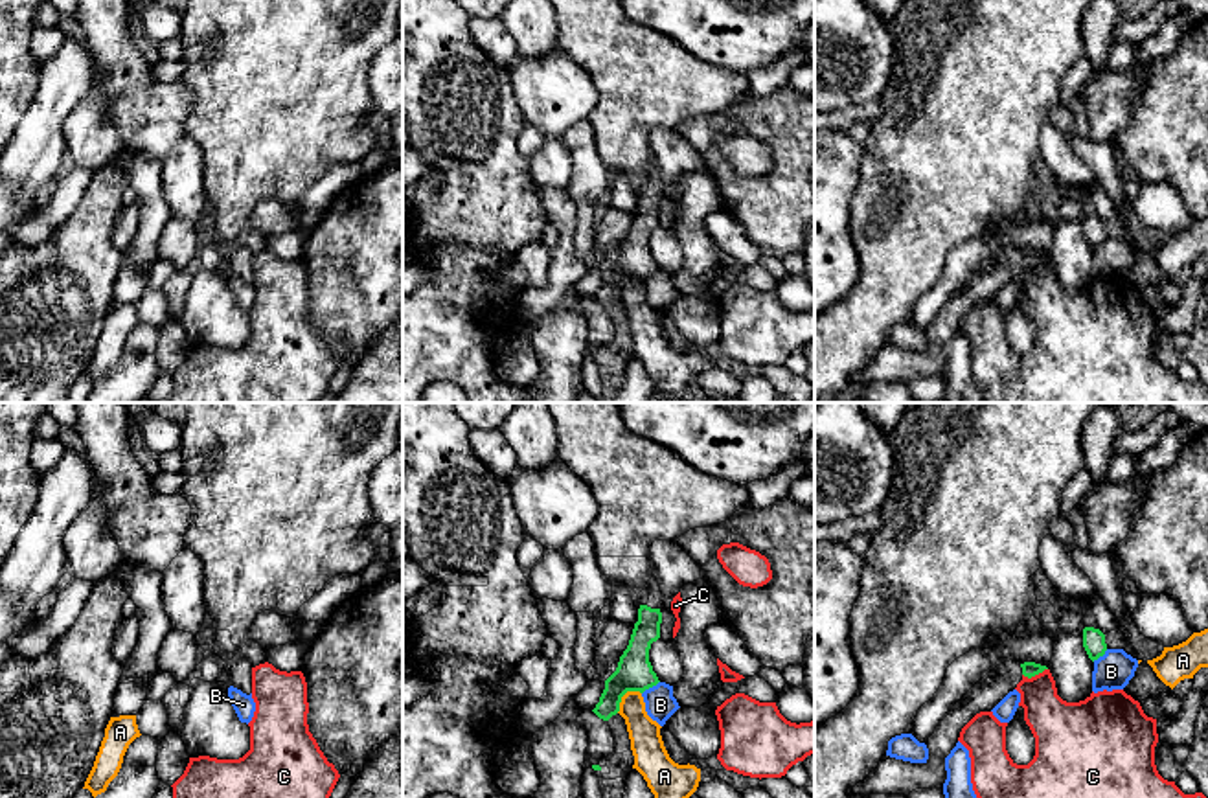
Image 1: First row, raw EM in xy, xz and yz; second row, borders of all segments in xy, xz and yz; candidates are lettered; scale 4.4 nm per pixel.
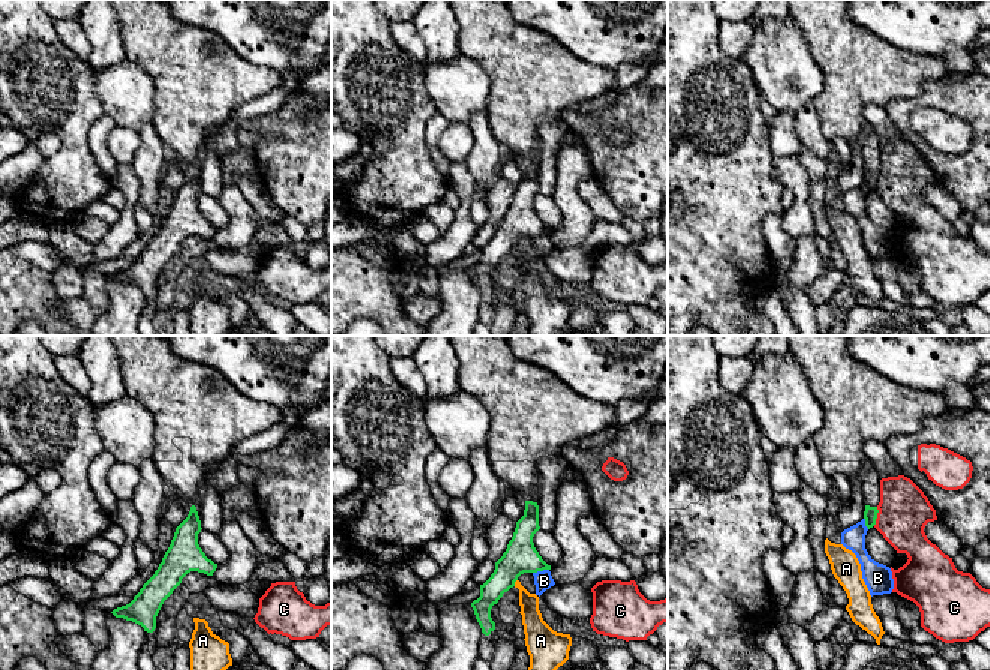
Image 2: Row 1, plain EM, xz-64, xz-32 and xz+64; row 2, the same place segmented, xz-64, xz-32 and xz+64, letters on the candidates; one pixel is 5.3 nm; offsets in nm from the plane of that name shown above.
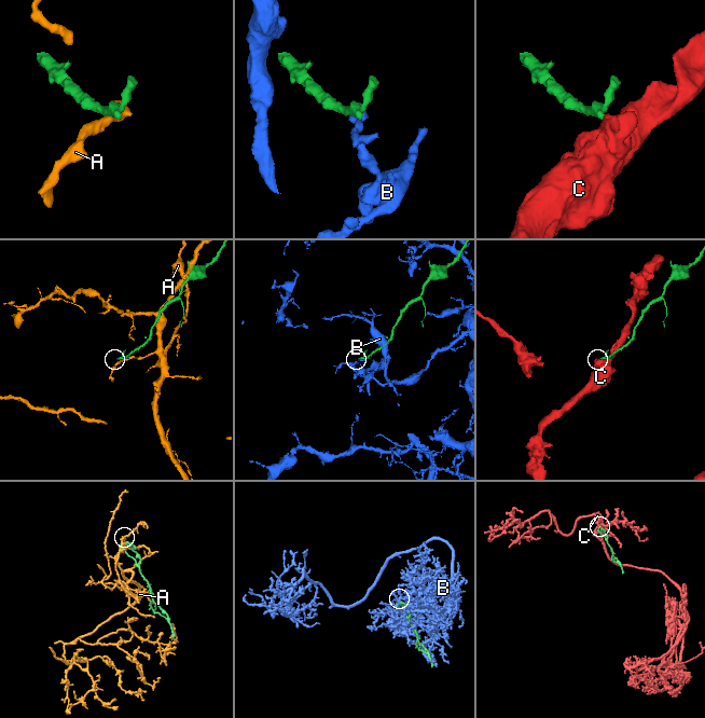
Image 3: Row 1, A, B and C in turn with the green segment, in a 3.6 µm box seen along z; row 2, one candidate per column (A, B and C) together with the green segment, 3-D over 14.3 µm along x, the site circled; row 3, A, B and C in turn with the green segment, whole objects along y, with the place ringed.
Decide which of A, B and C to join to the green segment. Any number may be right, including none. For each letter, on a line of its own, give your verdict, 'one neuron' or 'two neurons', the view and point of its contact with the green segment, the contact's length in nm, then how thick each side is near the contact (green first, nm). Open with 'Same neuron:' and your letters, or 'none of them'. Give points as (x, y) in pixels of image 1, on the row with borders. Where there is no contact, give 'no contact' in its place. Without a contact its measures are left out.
Same neuron: none of them
A: two neurons; contact xz (624, 694); length 140 nm; calibres 160 and 140 nm
B: two neurons; contact xz (649, 686); length 100 nm; calibres 160 and 140 nm
C: two neurons; contact yz (1034, 675); length 120 nm; calibres 70 and 220 nm

